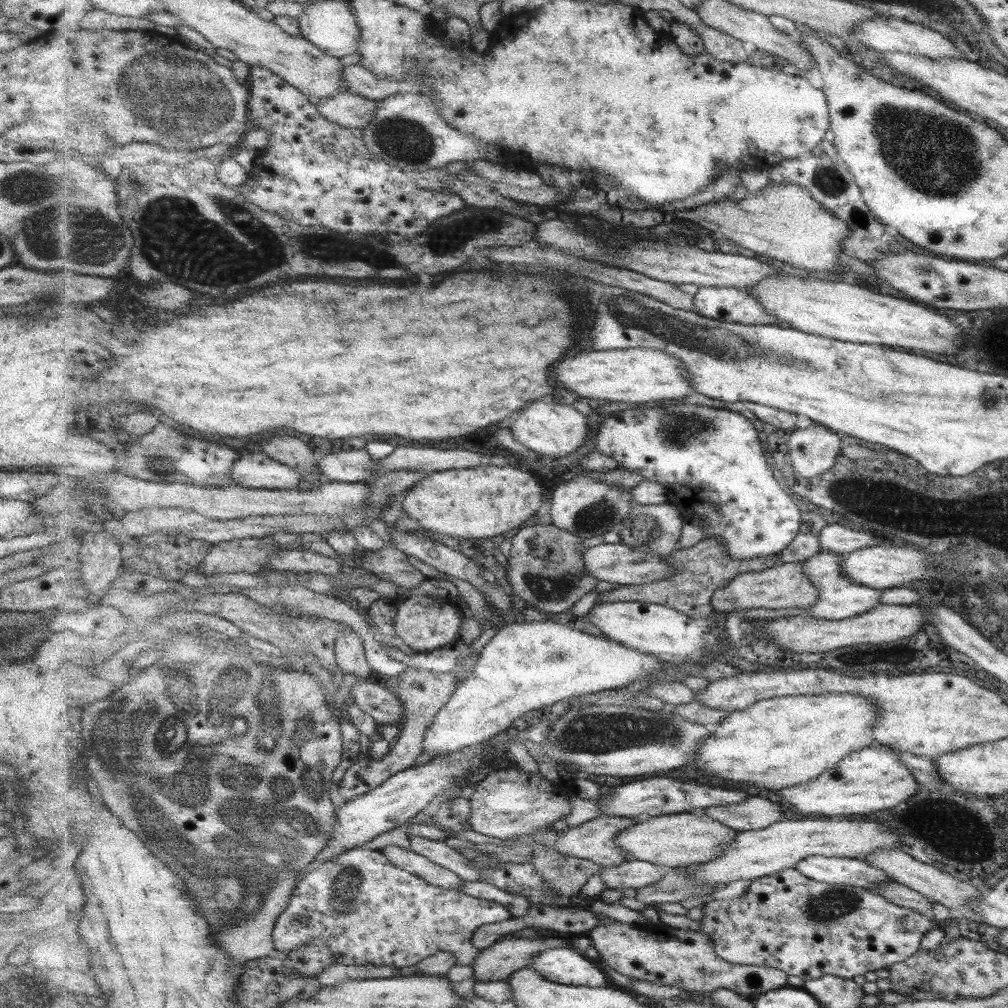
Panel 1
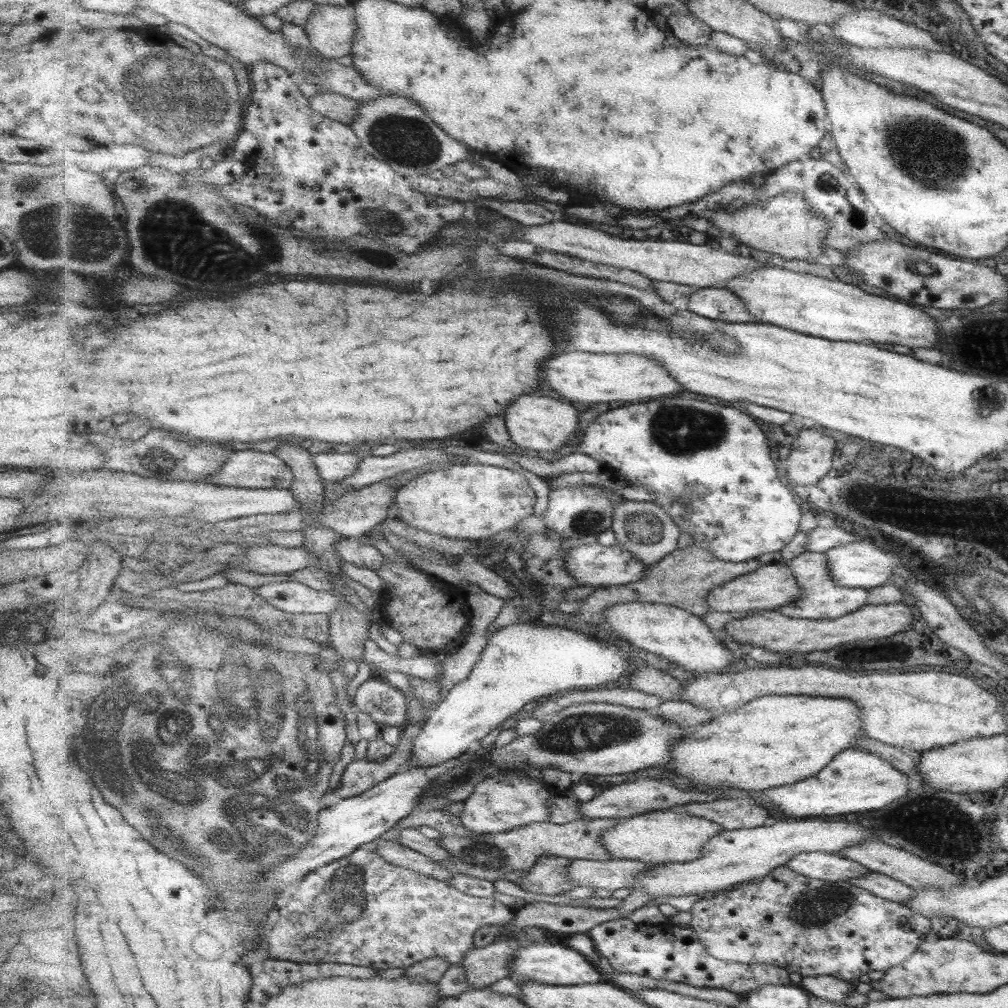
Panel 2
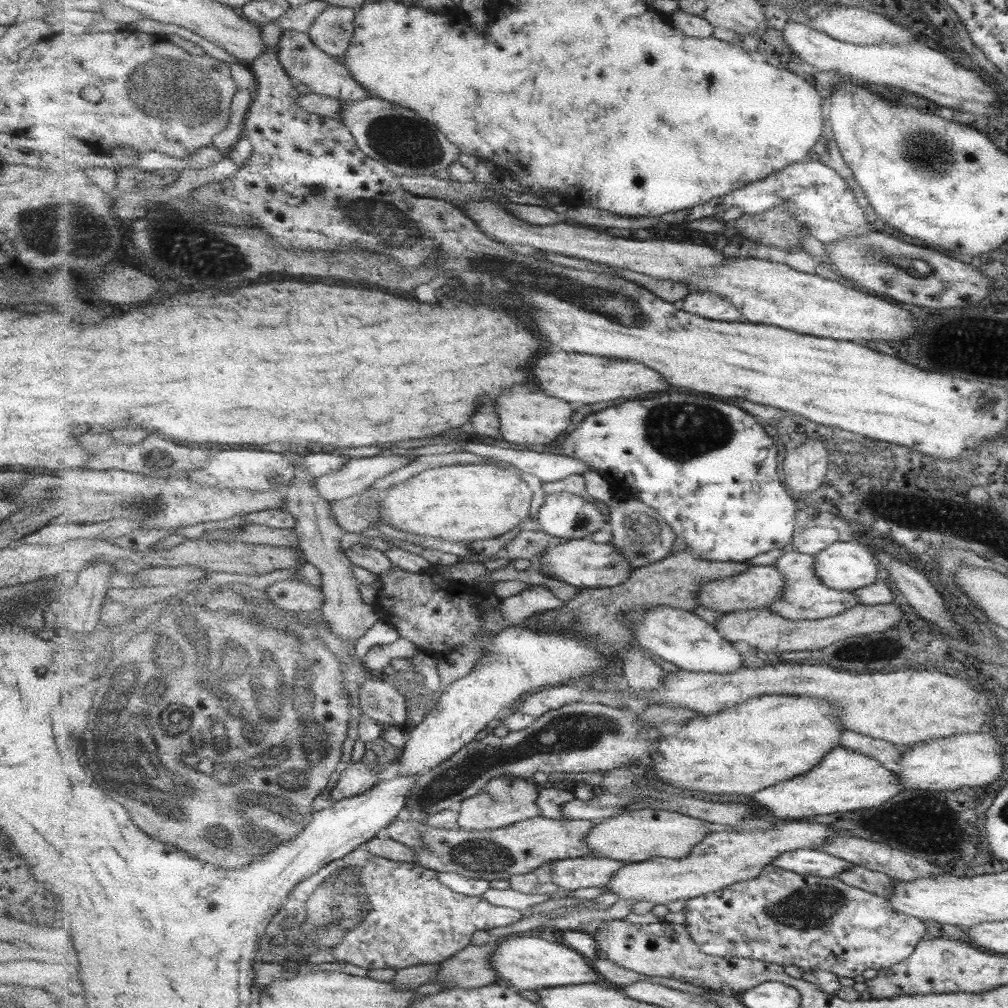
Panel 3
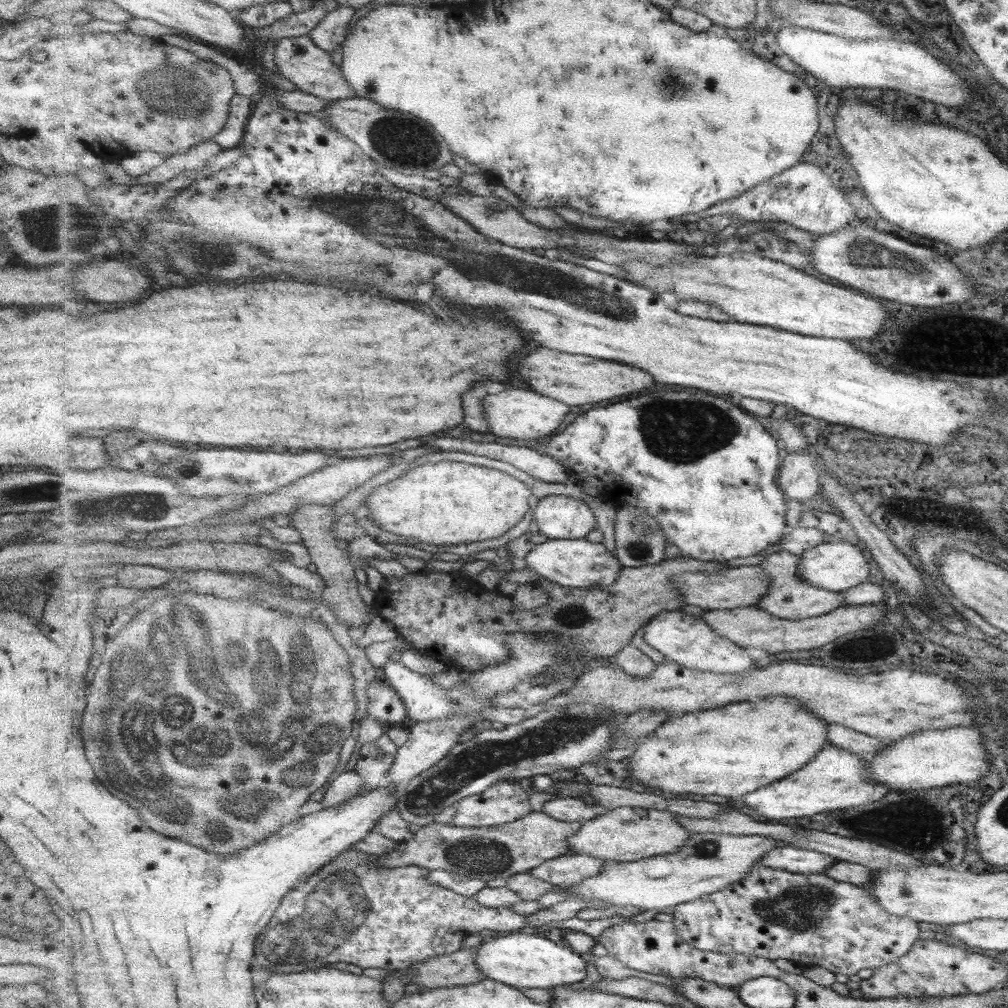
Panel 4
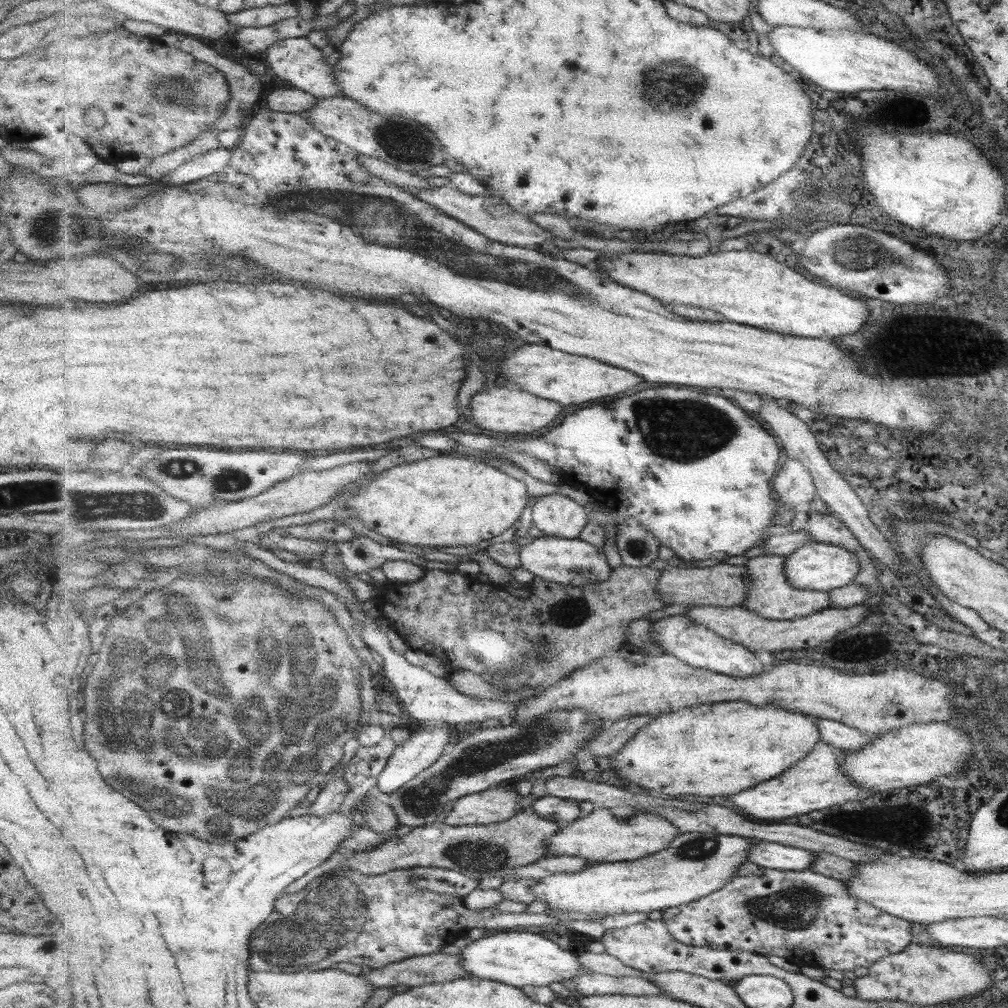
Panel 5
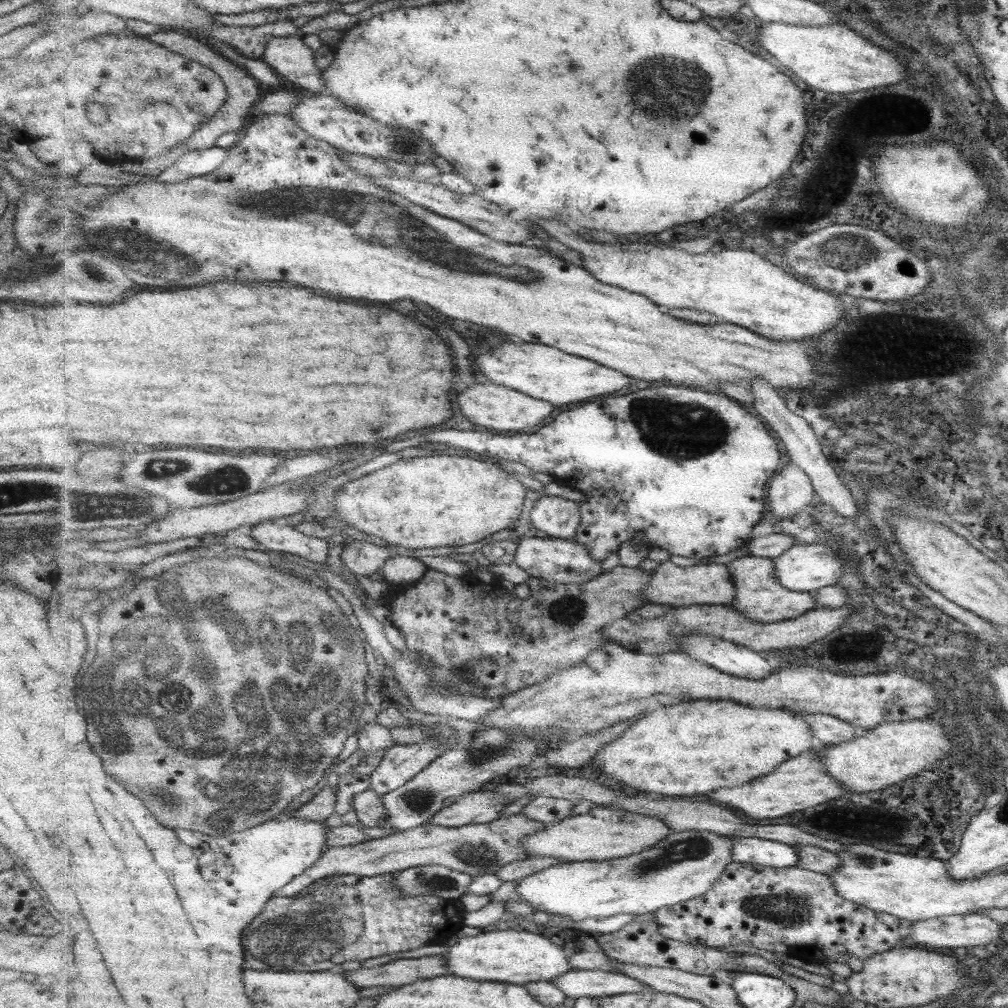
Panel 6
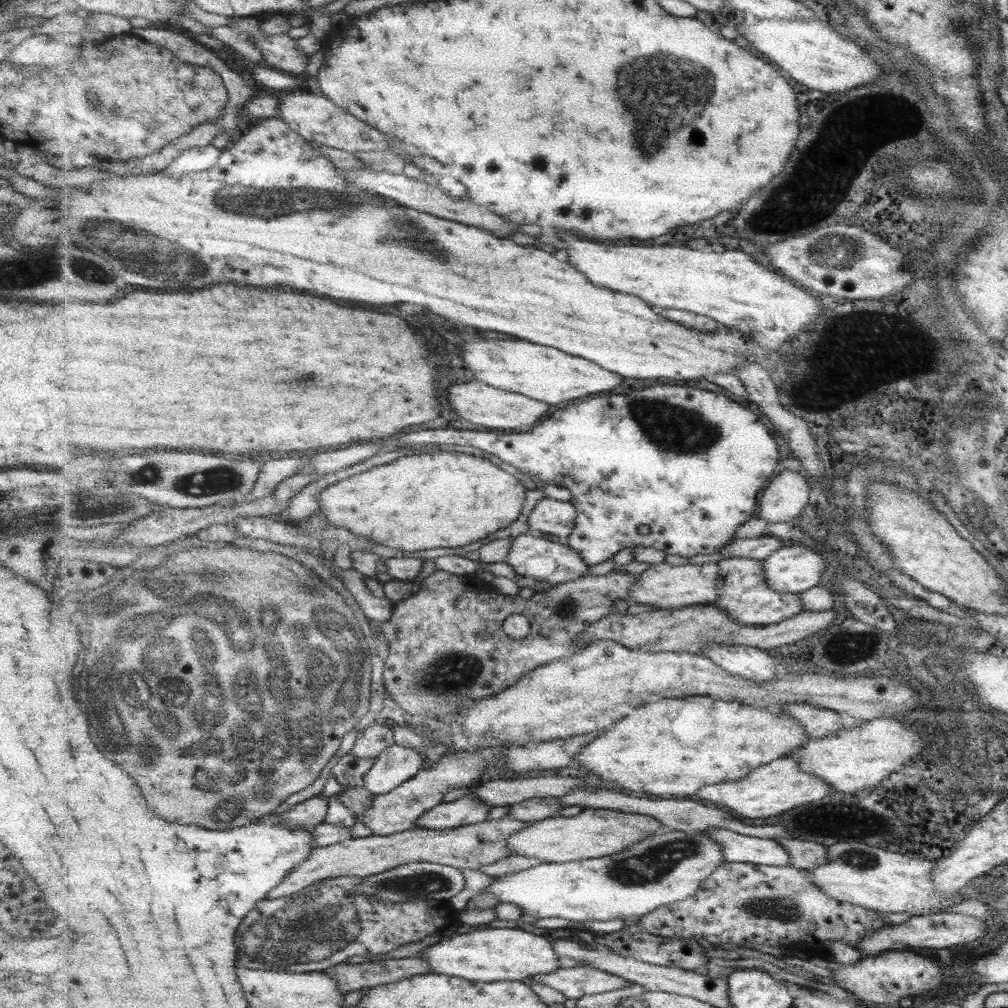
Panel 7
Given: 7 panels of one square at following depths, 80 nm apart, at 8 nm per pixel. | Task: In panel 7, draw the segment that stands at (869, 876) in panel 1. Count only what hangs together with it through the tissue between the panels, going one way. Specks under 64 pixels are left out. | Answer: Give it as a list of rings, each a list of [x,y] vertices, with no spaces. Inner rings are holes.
[[[709,827],[701,834],[715,839],[729,862],[748,862],[753,865],[787,866],[791,862],[788,850],[770,838],[743,835],[727,828]]]

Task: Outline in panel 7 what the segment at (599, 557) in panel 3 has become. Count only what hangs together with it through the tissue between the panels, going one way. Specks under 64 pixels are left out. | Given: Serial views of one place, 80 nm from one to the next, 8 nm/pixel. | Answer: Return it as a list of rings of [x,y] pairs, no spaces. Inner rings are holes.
[[[537,533],[522,534],[513,539],[513,545],[506,560],[516,574],[539,581],[573,582],[579,578],[586,577],[589,572],[590,564],[579,554],[579,551],[559,542],[552,542],[545,536]]]

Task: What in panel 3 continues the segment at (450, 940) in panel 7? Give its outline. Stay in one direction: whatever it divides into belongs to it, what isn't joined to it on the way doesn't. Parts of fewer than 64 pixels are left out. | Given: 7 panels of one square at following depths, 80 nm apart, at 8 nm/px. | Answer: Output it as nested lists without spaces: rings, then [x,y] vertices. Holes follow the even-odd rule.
[[[509,936],[495,941],[498,949],[492,956],[494,969],[499,973],[501,979],[508,980],[517,989],[537,991],[540,988],[547,987],[595,983],[602,978],[590,959],[564,943],[549,942],[545,938],[535,936]]]

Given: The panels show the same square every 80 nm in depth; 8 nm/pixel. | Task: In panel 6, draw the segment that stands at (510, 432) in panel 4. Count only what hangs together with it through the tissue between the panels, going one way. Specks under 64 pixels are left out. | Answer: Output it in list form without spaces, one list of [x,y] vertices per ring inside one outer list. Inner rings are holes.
[[[475,384],[467,388],[465,392],[459,394],[459,404],[463,406],[465,416],[479,426],[487,426],[493,430],[505,430],[505,432],[515,430],[515,432],[529,434],[535,434],[540,429],[539,426],[545,424],[545,420],[551,416],[551,412],[557,410],[557,406],[551,406],[549,402],[531,398],[523,392],[497,386],[497,384]]]

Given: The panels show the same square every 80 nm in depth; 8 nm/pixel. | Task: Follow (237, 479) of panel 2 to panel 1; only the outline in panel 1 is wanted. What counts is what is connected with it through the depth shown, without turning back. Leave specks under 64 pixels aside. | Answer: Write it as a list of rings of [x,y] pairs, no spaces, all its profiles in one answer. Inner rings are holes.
[[[243,452],[232,470],[234,484],[251,488],[299,489],[302,476],[263,452]]]

